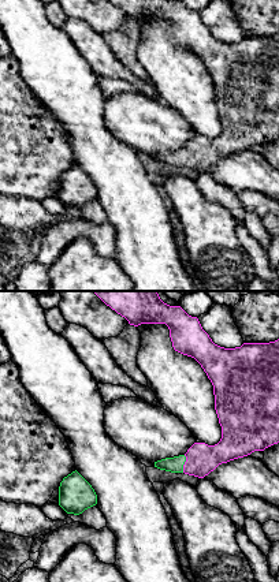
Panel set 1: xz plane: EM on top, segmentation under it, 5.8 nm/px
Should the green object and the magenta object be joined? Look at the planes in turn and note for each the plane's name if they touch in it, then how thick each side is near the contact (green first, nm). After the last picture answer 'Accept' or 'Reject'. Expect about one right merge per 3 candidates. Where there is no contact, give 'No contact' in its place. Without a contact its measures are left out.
Touches green in xz. Thickness 100 nm (green) against 180 nm

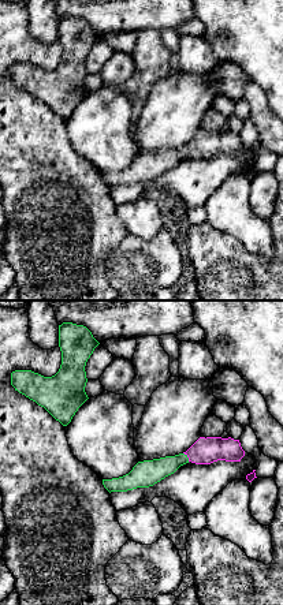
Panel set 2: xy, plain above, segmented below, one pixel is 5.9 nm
Touches green in xy. Thickness 150 nm (green) against 160 nm

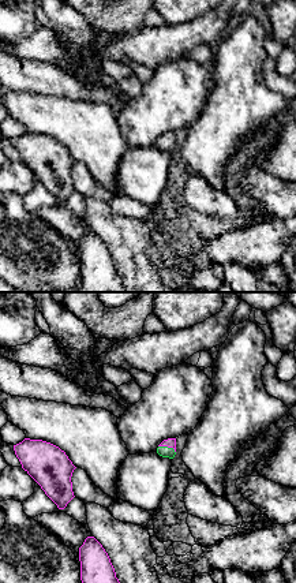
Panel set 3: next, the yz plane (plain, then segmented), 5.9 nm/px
Touches green in yz. Thickness 60 nm (green) against 60 nm

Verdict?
Accept

